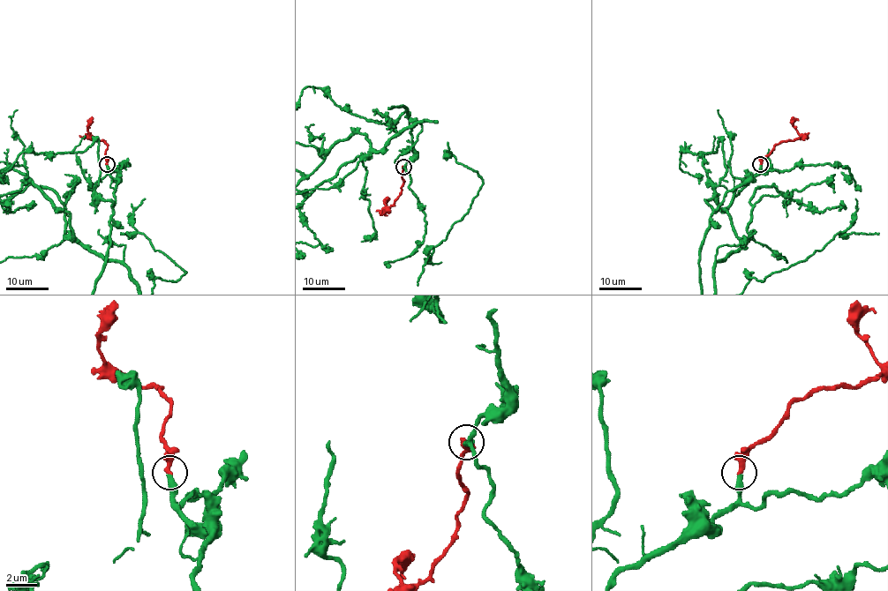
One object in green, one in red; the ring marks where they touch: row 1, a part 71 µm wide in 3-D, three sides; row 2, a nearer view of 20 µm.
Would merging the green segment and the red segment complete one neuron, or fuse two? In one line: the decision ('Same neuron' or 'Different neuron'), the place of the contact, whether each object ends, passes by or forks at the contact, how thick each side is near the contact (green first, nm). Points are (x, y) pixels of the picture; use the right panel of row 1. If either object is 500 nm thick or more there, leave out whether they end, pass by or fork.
Same neuron. Place: (760, 164). At the ring green ends. At the ring red ends. Thickness 400 nm (green) against 360 nm

